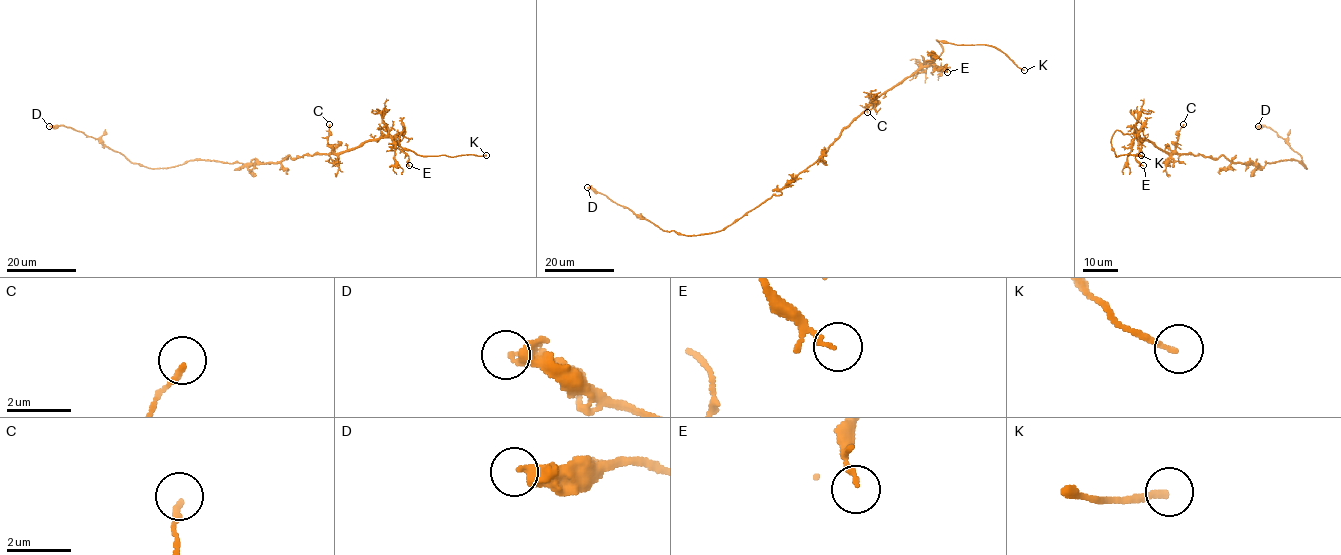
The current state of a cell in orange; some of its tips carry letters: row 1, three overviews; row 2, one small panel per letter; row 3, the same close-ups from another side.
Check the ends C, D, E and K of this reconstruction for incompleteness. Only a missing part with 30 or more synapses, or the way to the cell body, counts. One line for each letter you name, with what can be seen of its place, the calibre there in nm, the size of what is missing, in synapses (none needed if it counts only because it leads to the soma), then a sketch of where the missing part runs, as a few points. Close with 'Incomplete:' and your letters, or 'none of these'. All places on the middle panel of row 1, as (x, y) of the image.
K: place (1024, 70); calibre 170 nm; course (1024, 70), (1049, 82), (1059, 92)
Incomplete: K

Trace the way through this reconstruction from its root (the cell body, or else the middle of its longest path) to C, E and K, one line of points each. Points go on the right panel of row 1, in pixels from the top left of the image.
C: (1228, 159), (1222, 155), (1211, 158), (1179, 154), (1175, 145), (1183, 124)
E: (1228, 159), (1222, 155), (1211, 158), (1168, 154), (1153, 143), (1136, 138), (1141, 151), (1135, 158), (1143, 165)
K: (1228, 159), (1168, 154), (1133, 133), (1114, 133), (1116, 157), (1141, 155)

